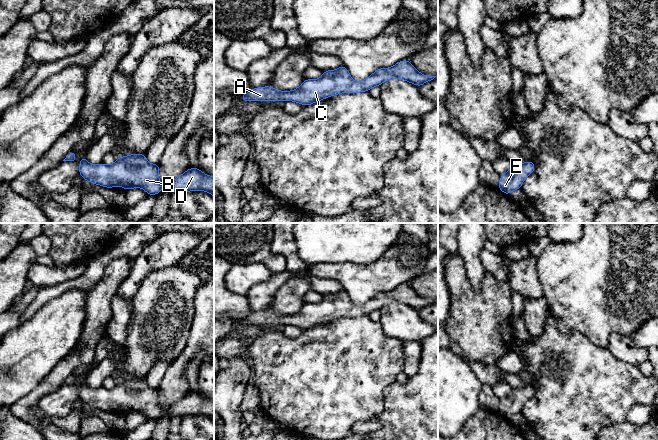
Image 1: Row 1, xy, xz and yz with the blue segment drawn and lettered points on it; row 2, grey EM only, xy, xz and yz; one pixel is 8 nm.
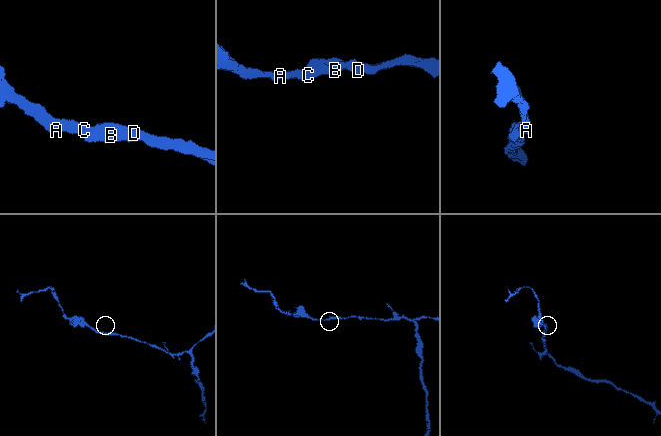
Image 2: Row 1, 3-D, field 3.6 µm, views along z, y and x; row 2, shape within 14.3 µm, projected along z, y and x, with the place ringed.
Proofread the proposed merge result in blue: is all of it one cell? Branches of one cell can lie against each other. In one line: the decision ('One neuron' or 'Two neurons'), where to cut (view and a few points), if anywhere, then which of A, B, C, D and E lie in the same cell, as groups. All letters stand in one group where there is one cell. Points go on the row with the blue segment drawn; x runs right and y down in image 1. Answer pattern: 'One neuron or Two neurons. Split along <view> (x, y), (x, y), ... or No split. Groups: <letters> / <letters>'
One neuron. No split. Groups: A B C D E

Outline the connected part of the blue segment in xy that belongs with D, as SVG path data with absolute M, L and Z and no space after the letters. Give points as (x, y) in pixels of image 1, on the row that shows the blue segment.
M191 167L186 172L167 184L171 192L180 194L189 191L205 191L214 197L214 177L203 173L199 168Z

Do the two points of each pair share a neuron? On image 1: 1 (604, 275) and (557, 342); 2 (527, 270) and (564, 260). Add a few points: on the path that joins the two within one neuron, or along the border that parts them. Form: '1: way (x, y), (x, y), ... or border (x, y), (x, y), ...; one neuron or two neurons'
1: border (549, 314), (562, 332), (587, 338); two neurons
2: border (537, 258), (536, 273), (541, 291); two neurons

